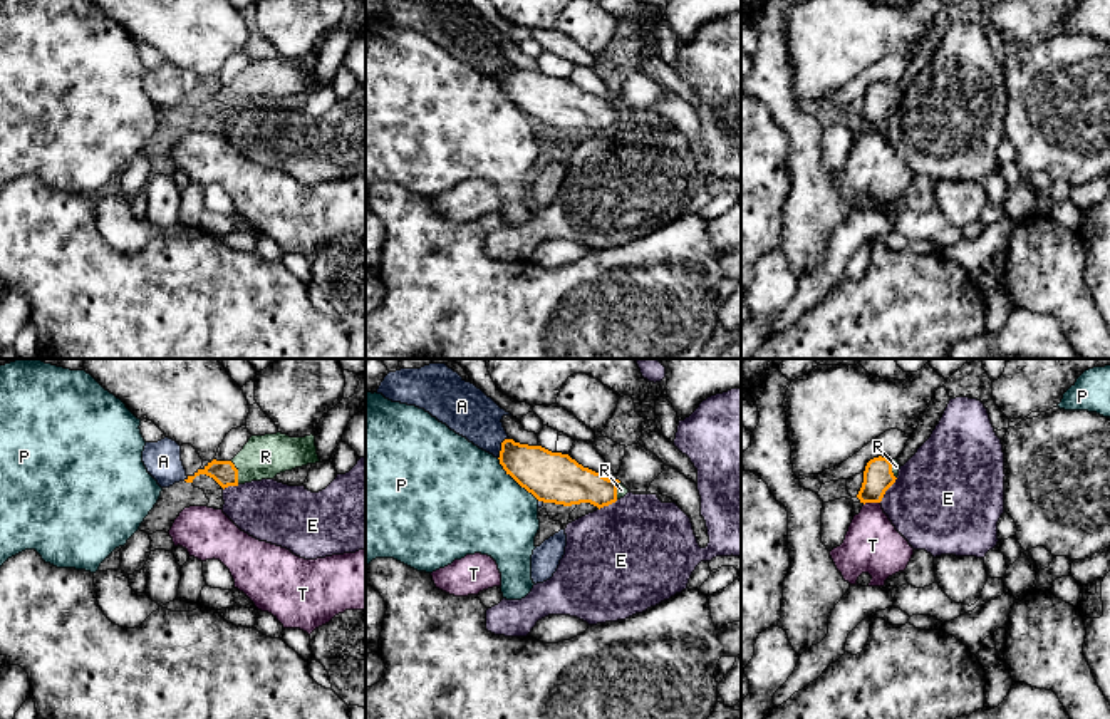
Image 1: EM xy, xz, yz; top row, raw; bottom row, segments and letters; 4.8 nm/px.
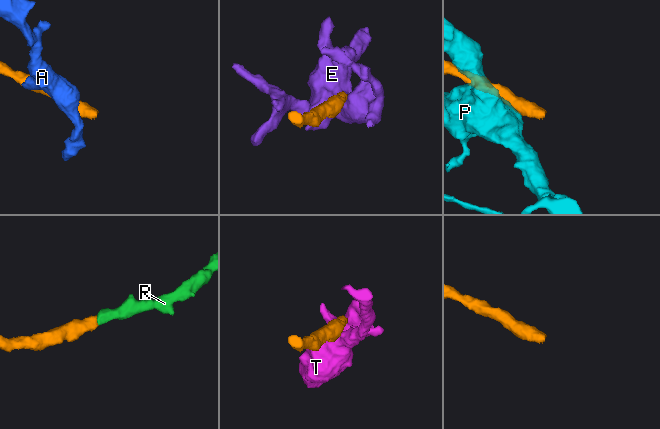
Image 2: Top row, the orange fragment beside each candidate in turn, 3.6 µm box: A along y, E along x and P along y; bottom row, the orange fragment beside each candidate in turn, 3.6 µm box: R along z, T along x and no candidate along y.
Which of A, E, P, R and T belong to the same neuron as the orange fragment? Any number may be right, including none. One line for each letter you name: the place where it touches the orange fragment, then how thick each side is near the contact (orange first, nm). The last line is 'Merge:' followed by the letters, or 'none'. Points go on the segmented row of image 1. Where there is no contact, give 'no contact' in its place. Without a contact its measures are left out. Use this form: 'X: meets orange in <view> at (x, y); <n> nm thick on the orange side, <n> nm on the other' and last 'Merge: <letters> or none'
R: meets orange in xy at (237, 473); 120 nm thick on the orange side, 200 nm on the other
Merge: R

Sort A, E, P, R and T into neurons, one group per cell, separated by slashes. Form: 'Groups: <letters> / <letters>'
Groups: A / E / P / R / T

